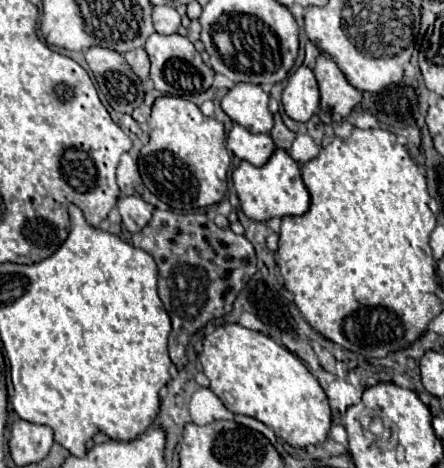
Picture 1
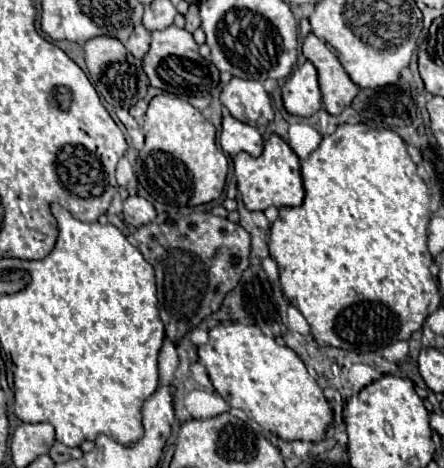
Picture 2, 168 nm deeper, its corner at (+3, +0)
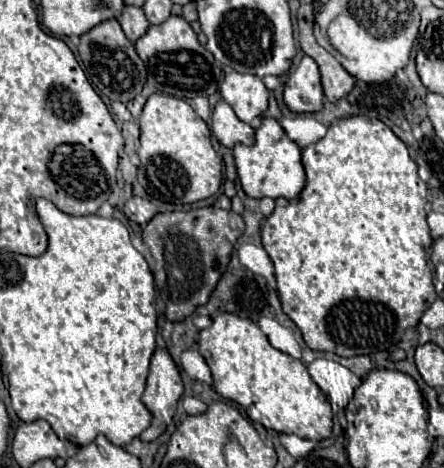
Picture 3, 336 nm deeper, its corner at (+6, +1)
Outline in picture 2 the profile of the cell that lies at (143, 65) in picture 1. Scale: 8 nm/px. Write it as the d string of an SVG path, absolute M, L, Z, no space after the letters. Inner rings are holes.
M143 24L135 26L135 30L131 32L129 40L125 42L125 48L129 48L129 52L137 58L143 58L145 52L149 50L149 44L151 44L151 32L143 28Z

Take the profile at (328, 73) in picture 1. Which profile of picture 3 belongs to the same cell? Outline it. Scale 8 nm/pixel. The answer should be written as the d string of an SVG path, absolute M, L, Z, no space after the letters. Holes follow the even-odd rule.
M300 21L300 25L298 25L298 39L300 39L302 51L308 57L312 57L318 63L318 67L320 67L322 87L324 87L326 99L330 103L336 103L336 101L344 99L354 87L354 77L348 75L348 71L338 63L336 57L332 57L324 47L320 47L316 43L314 33L312 33L312 23Z

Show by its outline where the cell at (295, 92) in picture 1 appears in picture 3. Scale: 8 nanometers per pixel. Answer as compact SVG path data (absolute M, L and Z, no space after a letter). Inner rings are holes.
M304 55L284 85L284 103L294 113L314 113L322 109L322 97L318 65Z

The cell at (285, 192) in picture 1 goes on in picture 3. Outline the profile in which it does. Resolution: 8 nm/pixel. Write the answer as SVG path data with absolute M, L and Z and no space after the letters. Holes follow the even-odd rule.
M264 117L260 129L256 129L256 143L250 147L236 145L232 151L234 151L236 169L238 169L238 179L248 197L296 199L300 195L304 187L304 167L300 161L300 147L288 139L288 135L284 133L284 129L276 119Z

